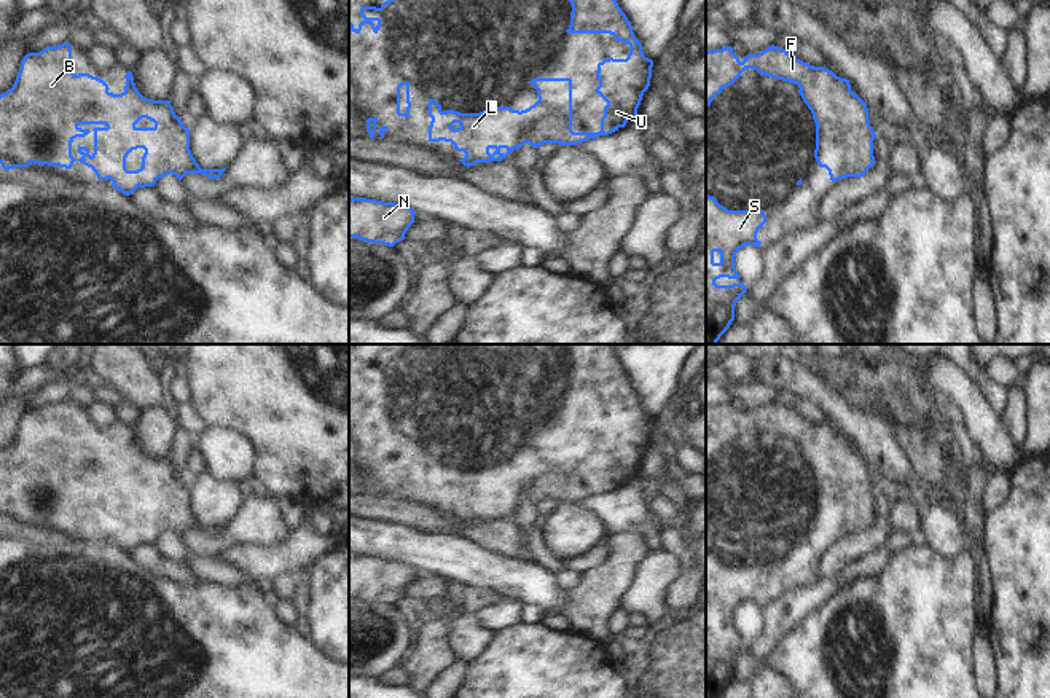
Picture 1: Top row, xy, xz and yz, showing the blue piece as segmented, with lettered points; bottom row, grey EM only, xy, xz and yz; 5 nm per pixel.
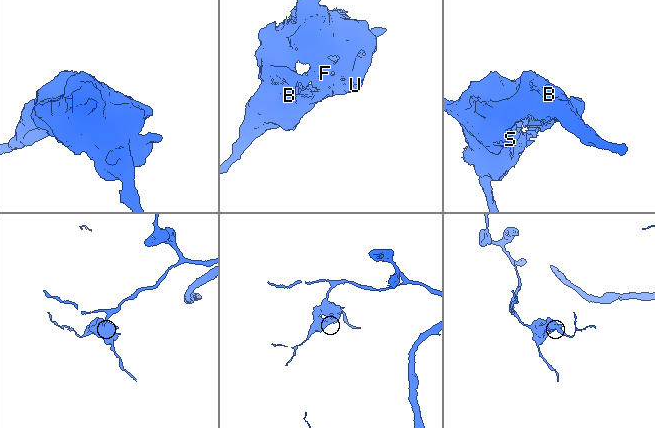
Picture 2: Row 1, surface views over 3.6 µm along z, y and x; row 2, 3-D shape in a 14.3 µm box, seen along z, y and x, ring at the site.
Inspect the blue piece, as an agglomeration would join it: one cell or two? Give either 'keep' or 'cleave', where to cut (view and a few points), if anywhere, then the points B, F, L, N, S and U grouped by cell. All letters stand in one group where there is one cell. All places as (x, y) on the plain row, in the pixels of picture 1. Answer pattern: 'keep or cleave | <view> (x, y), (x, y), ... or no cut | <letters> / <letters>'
keep | no cut | B F L N S U

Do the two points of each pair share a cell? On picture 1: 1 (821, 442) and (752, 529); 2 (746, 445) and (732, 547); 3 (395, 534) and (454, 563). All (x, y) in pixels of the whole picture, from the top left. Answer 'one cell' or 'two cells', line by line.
1: one cell
2: one cell
3: one cell

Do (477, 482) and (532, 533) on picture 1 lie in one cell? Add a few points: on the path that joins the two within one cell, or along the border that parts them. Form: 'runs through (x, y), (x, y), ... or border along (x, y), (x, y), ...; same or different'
border along (536, 504), (524, 501), (518, 507); different

